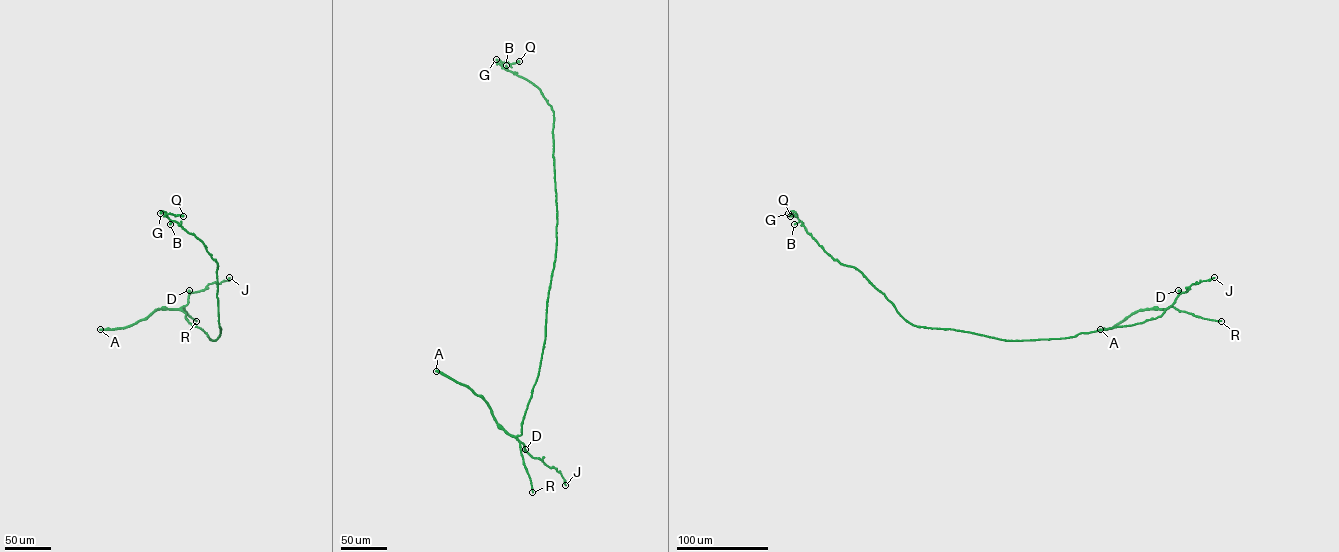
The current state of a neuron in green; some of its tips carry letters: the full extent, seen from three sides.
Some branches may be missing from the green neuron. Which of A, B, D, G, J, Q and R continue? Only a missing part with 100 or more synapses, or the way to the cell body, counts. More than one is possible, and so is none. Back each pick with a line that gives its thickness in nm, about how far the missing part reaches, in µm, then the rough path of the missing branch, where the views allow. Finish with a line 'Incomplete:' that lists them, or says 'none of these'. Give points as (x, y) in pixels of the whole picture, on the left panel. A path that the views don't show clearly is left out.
R: 220 nm thick; about 160 µm are missing
Incomplete: R

